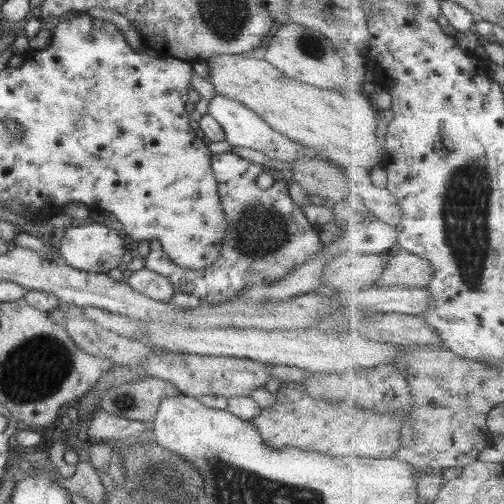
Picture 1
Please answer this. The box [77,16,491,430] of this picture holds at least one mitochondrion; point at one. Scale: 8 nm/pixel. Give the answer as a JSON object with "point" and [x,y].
{"point":[261,232]}

